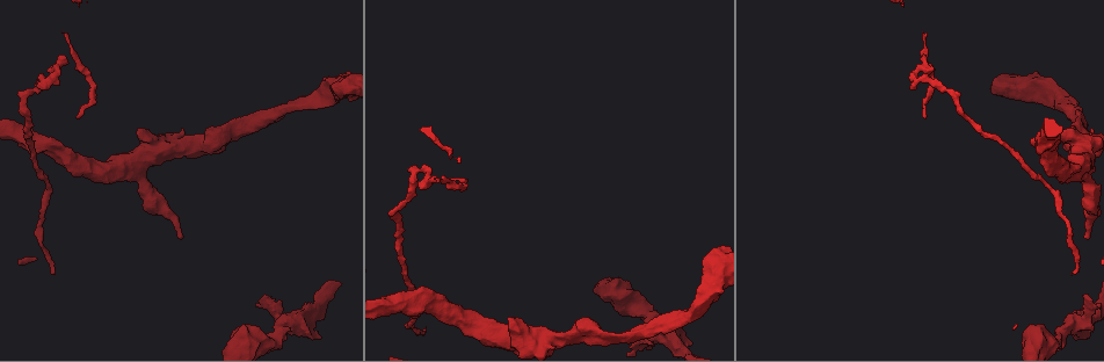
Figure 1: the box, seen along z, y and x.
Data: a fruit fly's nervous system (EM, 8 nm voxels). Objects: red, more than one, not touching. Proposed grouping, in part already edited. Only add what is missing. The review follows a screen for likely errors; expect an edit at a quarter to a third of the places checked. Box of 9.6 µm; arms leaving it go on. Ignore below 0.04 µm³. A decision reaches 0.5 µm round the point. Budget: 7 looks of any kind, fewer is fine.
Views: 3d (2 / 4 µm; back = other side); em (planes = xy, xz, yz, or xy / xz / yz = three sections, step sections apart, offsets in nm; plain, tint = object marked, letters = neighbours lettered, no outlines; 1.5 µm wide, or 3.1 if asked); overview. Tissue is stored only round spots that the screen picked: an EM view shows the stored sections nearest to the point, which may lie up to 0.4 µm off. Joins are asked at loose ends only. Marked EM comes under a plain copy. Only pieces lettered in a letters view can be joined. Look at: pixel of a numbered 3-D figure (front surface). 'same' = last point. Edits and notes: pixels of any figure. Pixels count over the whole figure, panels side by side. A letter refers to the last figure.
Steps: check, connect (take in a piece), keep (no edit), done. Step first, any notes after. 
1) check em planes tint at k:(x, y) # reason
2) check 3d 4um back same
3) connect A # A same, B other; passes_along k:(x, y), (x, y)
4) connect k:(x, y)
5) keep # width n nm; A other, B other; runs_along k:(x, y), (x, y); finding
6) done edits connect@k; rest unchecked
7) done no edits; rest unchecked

check em xy step 8 letters at 1:(78, 119) # tapers out

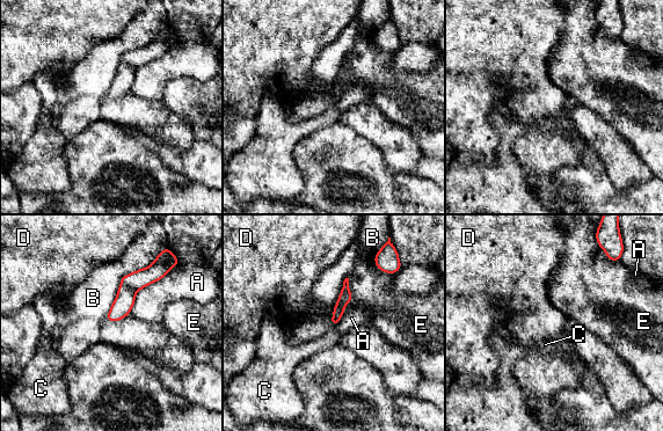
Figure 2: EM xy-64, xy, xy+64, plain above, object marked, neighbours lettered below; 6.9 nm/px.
keep # longest_contact B 550 nm; A other, B other, C other, D other, E other; none of them fits

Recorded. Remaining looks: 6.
check 3d 2um at 1:(180, 238) # branch stops here

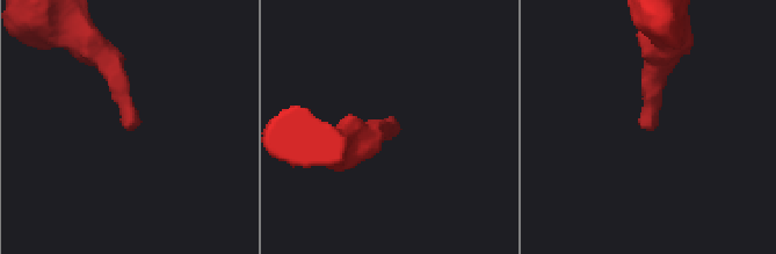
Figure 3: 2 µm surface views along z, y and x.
check em yz step 8 letters at 3:(126, 128) # shape alone is not enough

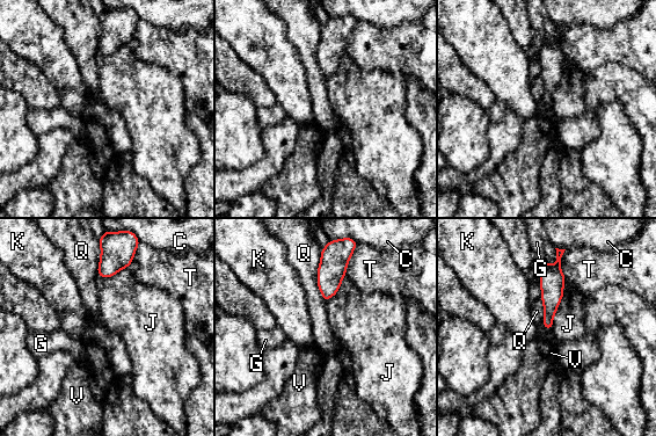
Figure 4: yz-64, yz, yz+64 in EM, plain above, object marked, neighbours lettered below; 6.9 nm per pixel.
keep # longest_contact Q 360 nm; C other, G other, J other, K other, Q other, T other, V other; border 4:(321, 251), (318, 288), (325, 300); no lettered piece goes on from it

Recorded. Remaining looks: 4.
check 3d 2um at 1:(425, 329) # branch stops here

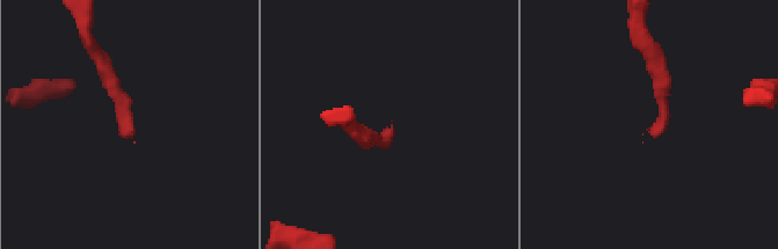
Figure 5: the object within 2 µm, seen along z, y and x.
check em planes tint at 5:(655, 134)

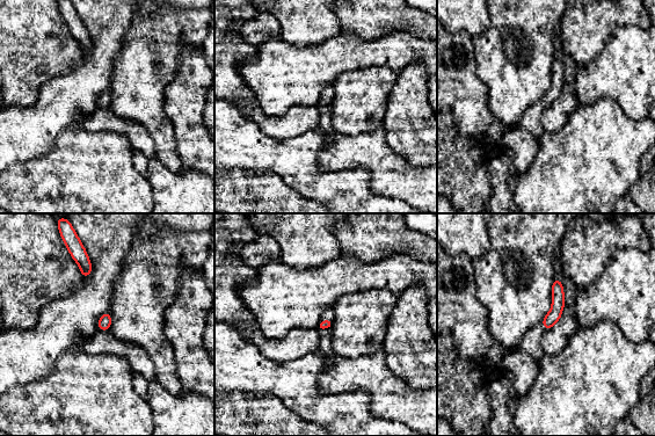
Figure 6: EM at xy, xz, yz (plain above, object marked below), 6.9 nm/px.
check em planes letters same # see the neighbours

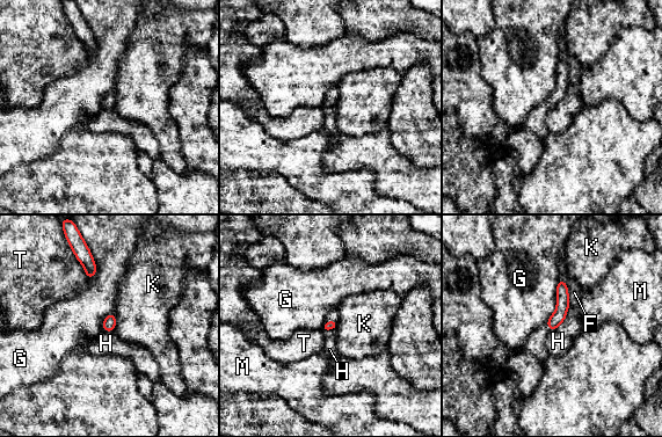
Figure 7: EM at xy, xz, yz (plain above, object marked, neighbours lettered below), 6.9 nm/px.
keep # F other, G other, H other, K other, M other, T other; runs_along 7:(561, 284), (561, 311), (552, 326); no lettered piece goes on from it

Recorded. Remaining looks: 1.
done no edits; rest unchecked

